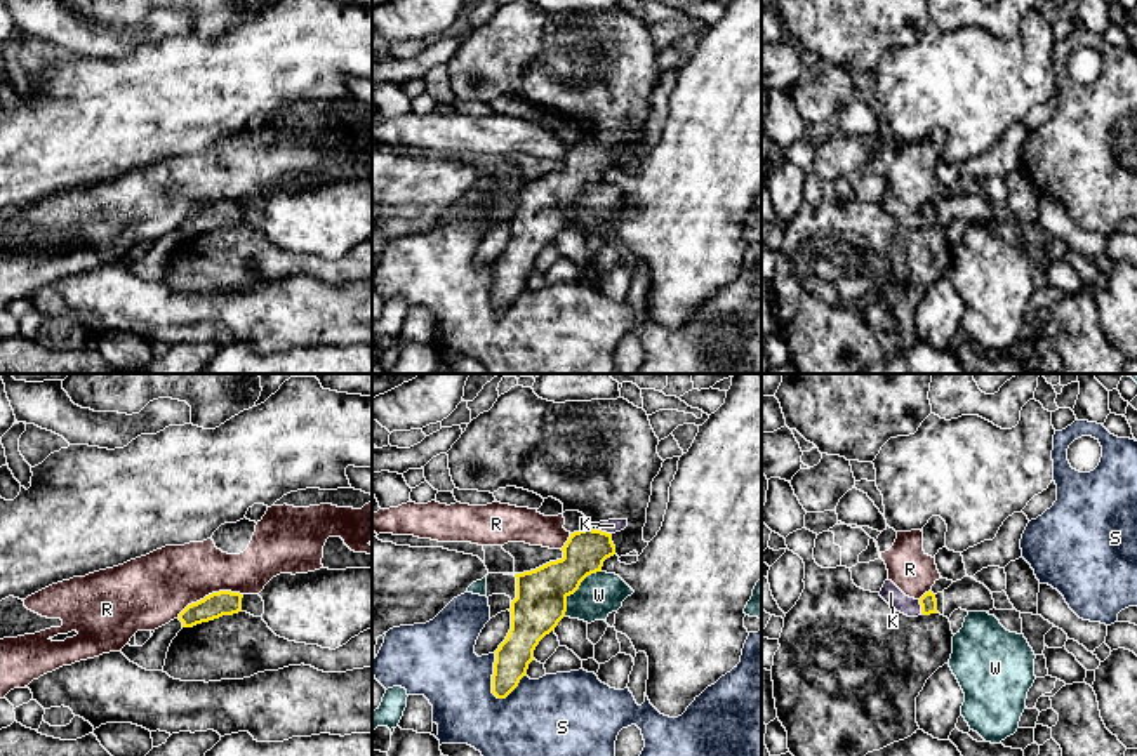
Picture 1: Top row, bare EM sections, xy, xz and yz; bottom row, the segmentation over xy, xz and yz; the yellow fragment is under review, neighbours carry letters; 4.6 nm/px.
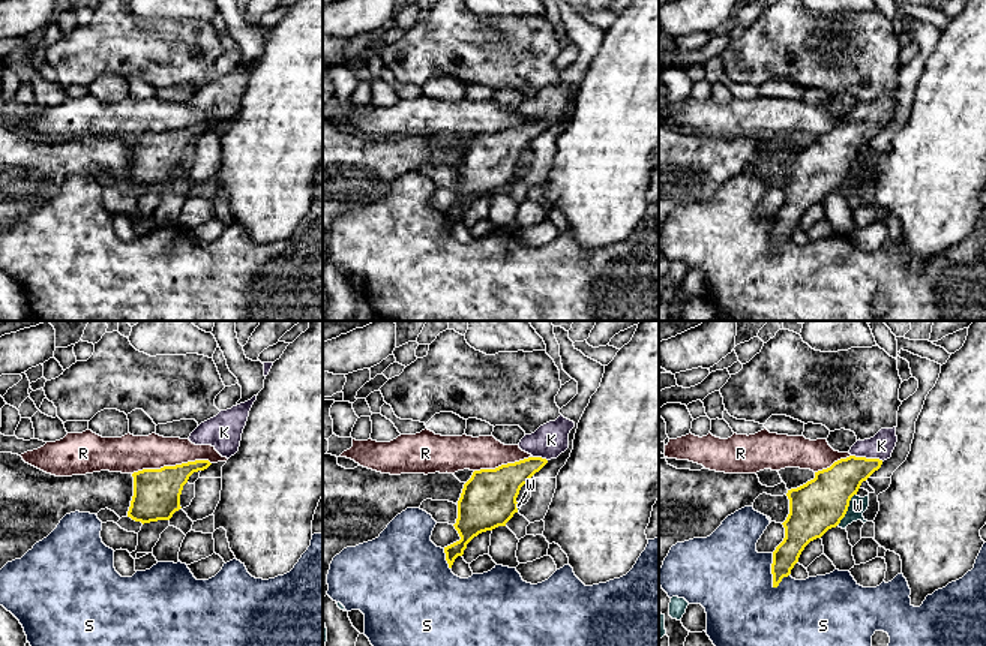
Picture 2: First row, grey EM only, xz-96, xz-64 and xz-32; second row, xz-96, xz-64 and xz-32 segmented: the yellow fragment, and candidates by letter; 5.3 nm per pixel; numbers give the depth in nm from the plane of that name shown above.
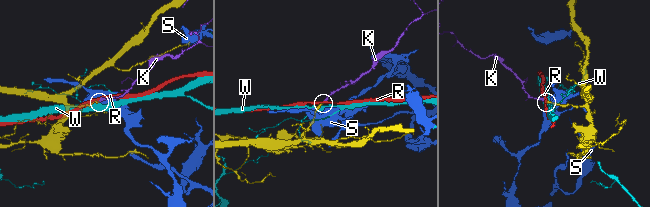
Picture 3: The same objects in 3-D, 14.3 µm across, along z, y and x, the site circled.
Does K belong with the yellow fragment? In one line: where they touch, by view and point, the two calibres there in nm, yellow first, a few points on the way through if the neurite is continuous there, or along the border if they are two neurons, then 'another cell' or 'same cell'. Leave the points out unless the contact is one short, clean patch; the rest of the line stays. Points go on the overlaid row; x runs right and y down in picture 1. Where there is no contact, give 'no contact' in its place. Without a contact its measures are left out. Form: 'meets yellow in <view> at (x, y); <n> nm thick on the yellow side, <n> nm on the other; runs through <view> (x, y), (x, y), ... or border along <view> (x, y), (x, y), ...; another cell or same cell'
meets yellow in xz at (604, 532); 200 nm thick on the yellow side, 60 nm on the other; runs through xz (585, 551), (604, 532), (612, 525); same cell

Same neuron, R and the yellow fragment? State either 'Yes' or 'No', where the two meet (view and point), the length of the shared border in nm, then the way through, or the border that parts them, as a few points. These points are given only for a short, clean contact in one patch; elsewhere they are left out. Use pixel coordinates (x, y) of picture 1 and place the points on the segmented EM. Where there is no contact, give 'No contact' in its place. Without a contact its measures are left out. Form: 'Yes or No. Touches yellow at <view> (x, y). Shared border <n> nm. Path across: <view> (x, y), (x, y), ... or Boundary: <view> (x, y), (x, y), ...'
No. Touches yellow at xy (209, 595). Shared border 320 nm. Boundary: xy (242, 593), (212, 591), (192, 602), (178, 616)

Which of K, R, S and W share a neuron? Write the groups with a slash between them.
K / R / S / W

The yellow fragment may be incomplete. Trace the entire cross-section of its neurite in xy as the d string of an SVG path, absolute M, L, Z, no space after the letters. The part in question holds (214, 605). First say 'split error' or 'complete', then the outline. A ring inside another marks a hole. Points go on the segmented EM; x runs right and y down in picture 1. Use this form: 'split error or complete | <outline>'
complete | M231 591L212 593L203 600L188 605L179 613L179 620L183 622L183 627L193 627L196 624L209 622L223 615L238 613L242 612L242 598L243 594Z

